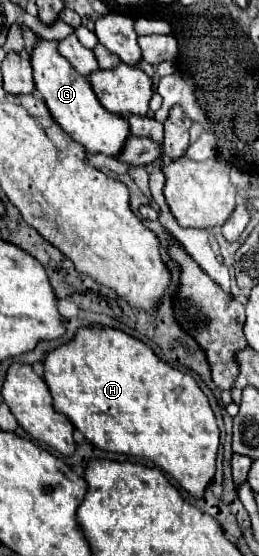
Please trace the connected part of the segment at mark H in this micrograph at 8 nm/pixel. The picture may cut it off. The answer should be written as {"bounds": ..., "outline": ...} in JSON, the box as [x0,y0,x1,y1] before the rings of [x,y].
{"bounds":[44,324,220,498],"outline":[[[94,324],[78,328],[70,342],[46,352],[44,380],[50,388],[54,410],[64,414],[88,442],[108,452],[148,458],[192,496],[200,498],[204,494],[206,484],[214,478],[220,432],[206,394],[190,374],[182,374],[168,366],[152,352],[150,346],[122,330]]]}

